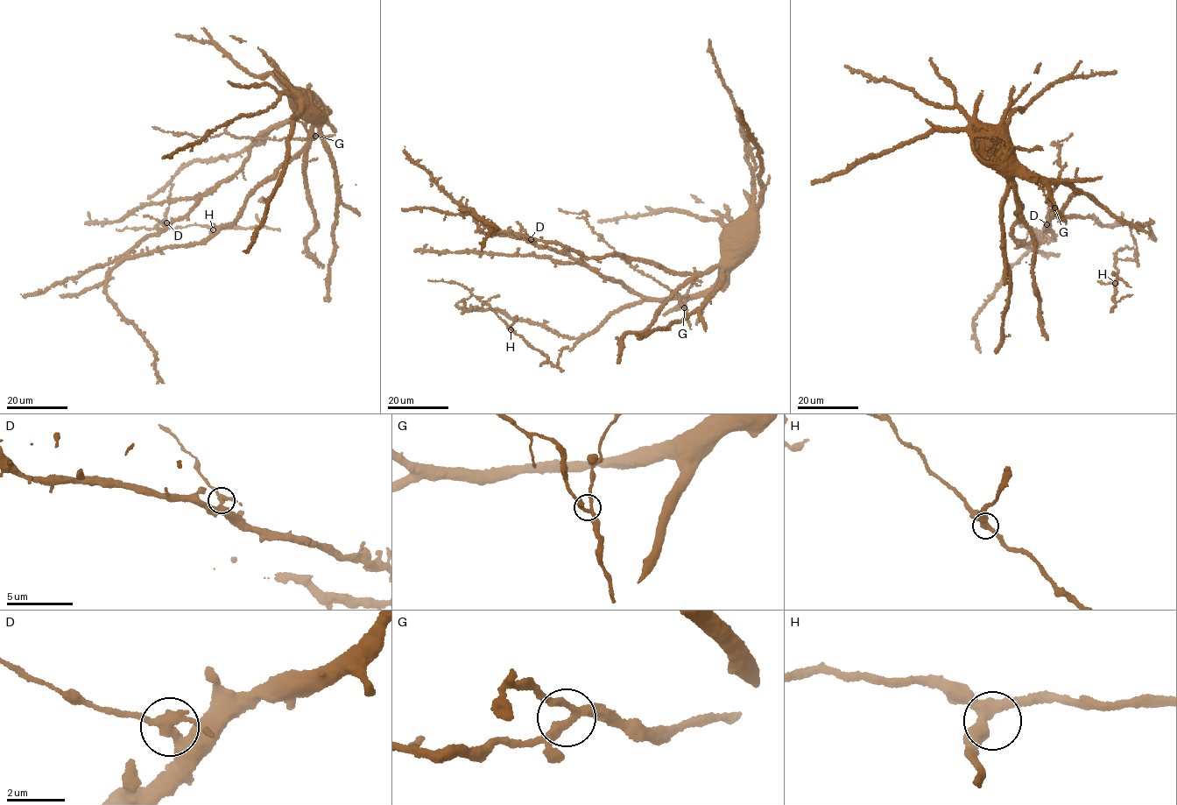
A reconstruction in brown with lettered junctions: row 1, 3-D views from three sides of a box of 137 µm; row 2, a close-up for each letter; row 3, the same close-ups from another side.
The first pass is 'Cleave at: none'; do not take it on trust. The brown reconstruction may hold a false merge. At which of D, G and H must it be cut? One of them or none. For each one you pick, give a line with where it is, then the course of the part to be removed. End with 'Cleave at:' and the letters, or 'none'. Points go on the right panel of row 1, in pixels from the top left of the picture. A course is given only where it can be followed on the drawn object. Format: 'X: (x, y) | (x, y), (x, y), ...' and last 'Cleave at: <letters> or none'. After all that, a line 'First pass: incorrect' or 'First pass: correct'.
D: (1046, 224) | (1046, 224), (1049, 208)
Cleave at: D
First pass: incorrect

